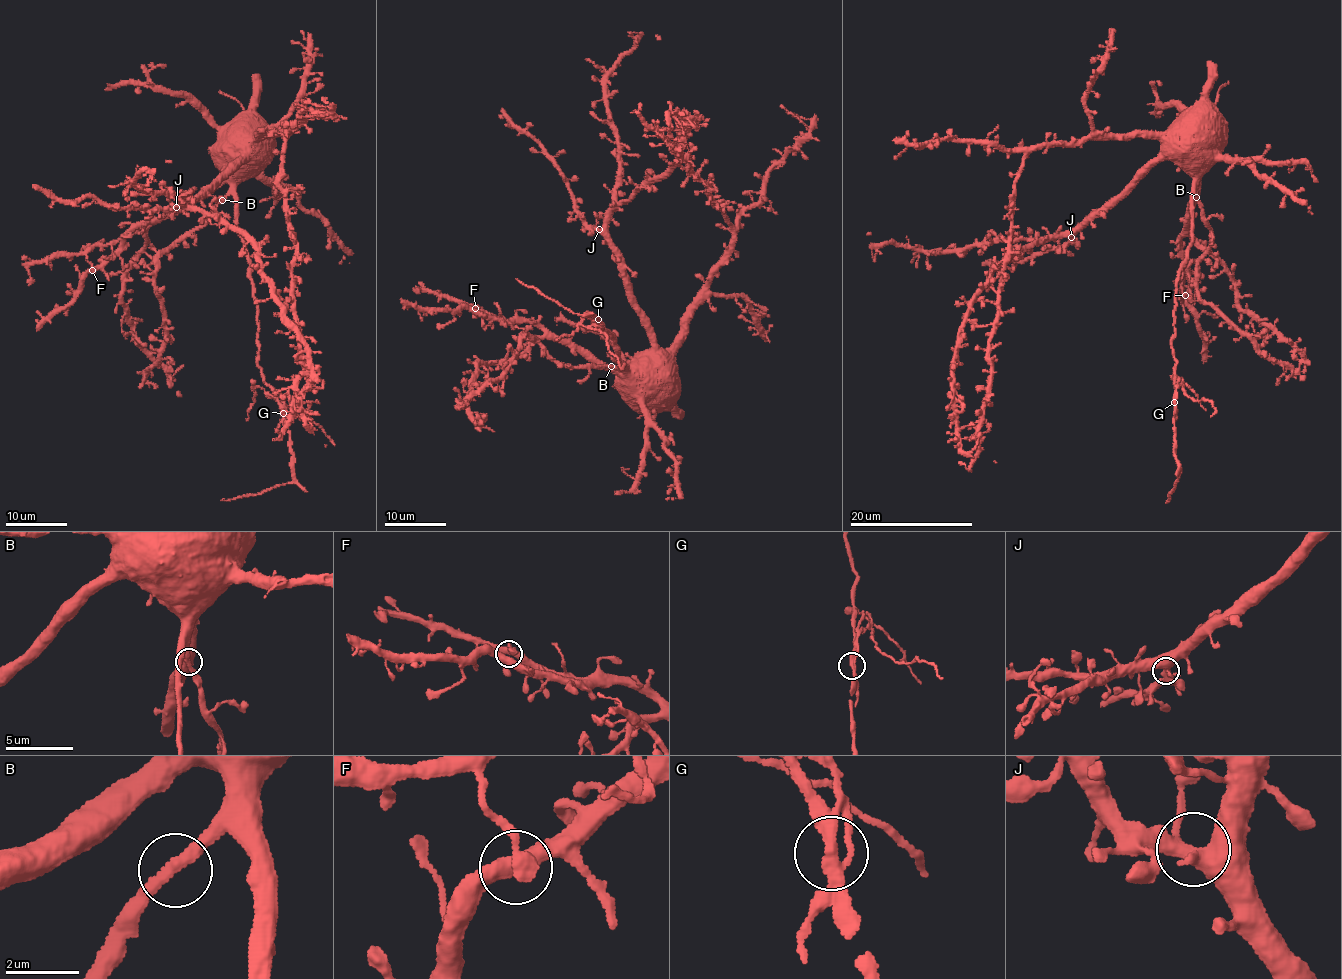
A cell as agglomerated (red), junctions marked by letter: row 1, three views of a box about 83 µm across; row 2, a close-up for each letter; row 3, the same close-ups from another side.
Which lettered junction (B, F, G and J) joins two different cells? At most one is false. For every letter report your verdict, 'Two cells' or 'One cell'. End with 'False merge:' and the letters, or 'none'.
B: One cell
F: One cell
G: Two cells
J: One cell
False merge: G

